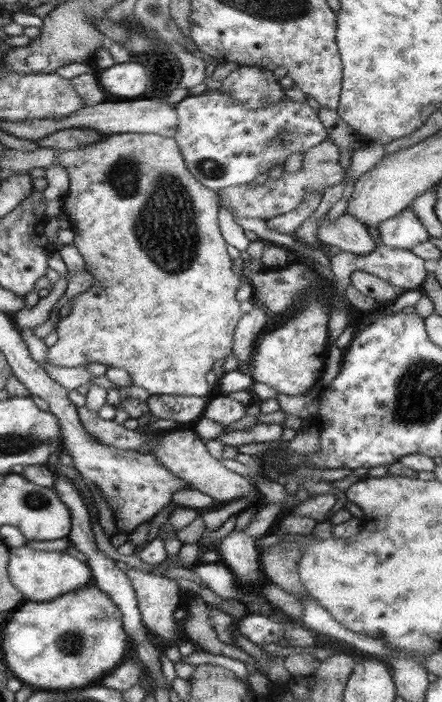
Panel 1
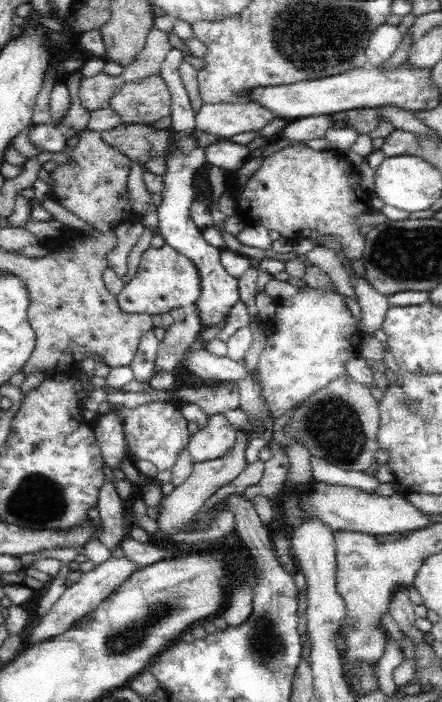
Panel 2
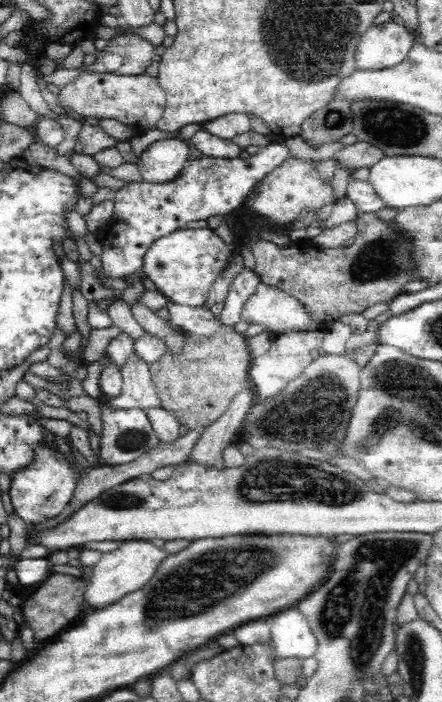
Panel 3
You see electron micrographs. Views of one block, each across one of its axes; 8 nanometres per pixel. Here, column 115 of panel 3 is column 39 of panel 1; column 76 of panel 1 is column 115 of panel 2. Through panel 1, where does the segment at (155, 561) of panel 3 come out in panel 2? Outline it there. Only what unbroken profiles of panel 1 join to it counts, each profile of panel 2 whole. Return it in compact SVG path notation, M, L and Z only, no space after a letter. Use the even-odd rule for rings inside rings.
M111 557L109 560L97 564L95 567L94 570L84 573L79 582L68 587L60 595L60 598L50 606L50 610L42 616L40 622L35 627L32 627L27 636L28 646L34 646L48 641L70 630L75 622L78 622L82 617L90 614L97 606L100 606L100 603L104 602L107 596L110 596L112 592L116 591L118 586L123 585L138 569L135 563L128 557L121 559Z

